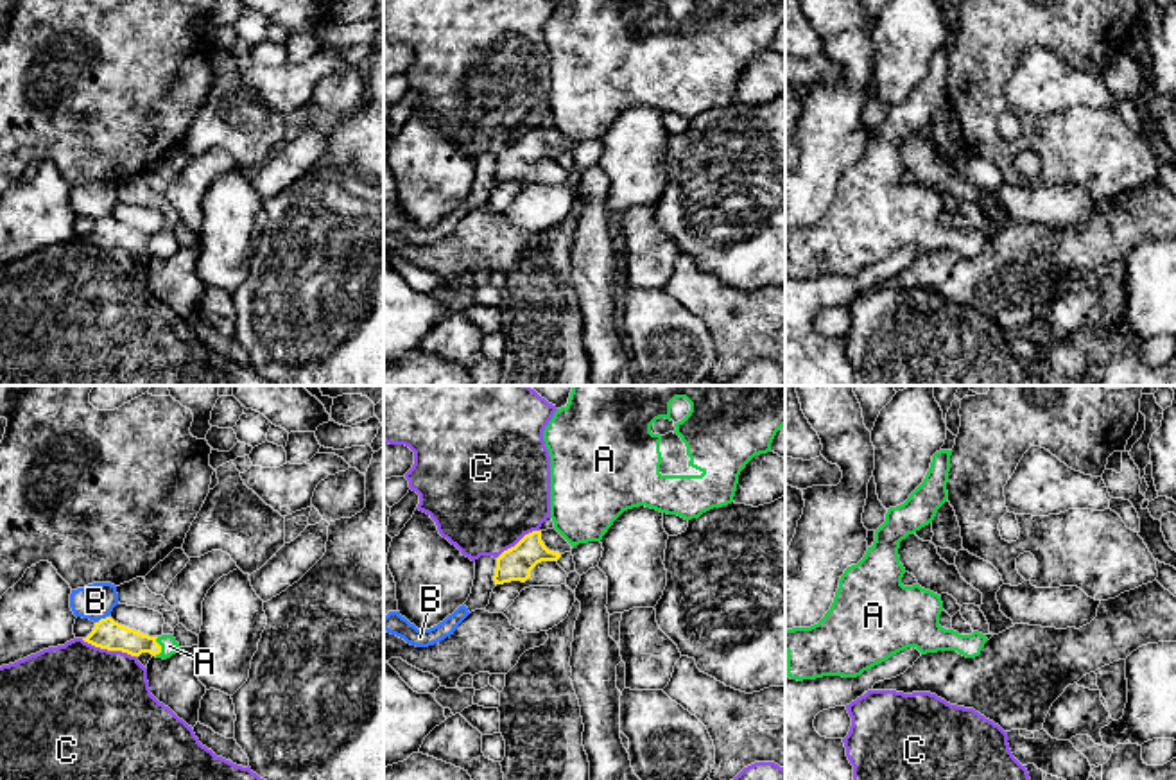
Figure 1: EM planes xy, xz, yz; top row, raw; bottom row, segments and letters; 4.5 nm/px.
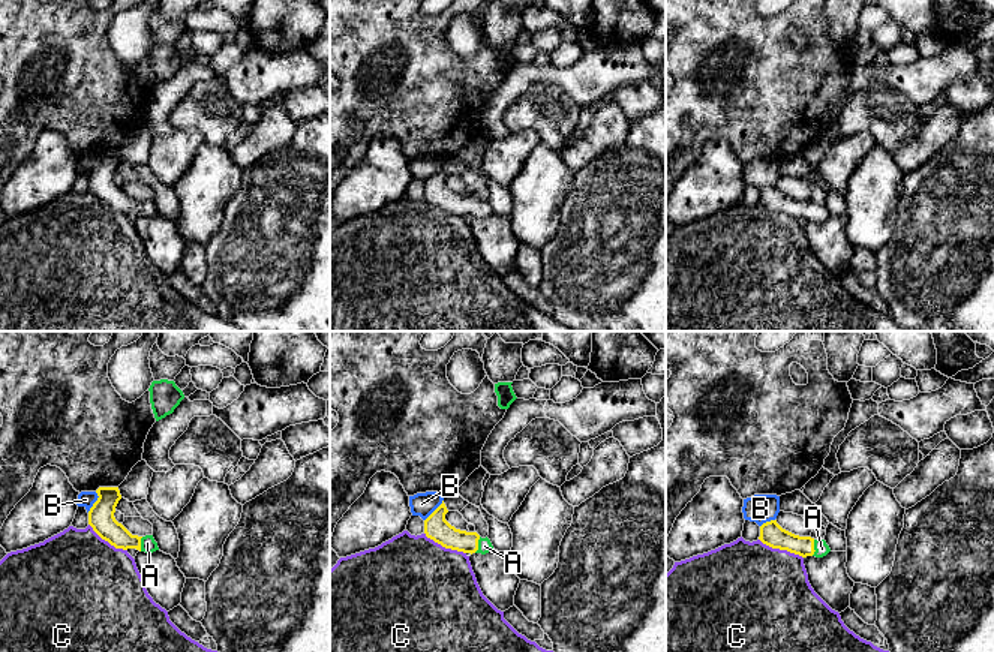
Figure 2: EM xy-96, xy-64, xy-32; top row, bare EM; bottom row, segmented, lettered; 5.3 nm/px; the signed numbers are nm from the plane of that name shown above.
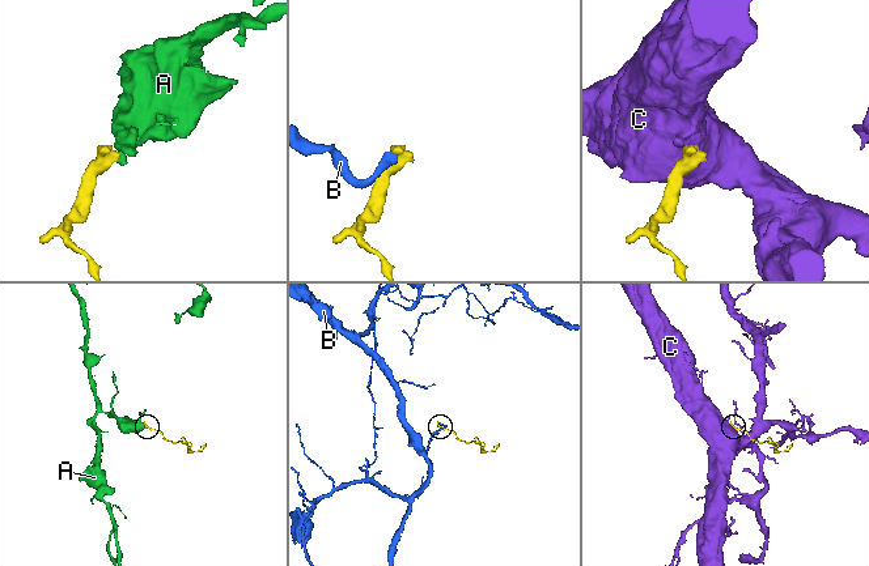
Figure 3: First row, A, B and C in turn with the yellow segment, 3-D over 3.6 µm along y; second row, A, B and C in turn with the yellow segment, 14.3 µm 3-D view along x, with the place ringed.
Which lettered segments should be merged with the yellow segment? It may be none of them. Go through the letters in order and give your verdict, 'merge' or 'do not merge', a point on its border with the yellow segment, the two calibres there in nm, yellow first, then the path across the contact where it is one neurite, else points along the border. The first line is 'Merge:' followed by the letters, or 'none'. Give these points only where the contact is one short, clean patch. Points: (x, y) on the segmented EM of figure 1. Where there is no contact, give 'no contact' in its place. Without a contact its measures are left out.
Merge: A
A: merge; meets yellow in xy at (160, 648); 130 nm thick on the yellow side, 80 nm on the other; runs through xy (110, 635), (160, 648), (169, 646)
B: do not merge; meets yellow in xy at (101, 619); 130 nm thick on the yellow side, 160 nm on the other; border along xy (108, 615), (95, 623)
C: do not merge; meets yellow in xy at (108, 650); 130 nm thick on the yellow side, 500 nm on the other

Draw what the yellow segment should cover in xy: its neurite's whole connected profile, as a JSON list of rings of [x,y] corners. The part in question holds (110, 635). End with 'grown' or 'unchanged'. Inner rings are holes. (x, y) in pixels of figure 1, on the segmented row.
[[[111,617],[95,622],[93,631],[82,640],[108,651],[122,651],[131,656],[151,653],[163,660],[181,649],[174,635],[149,637],[115,622]]]; grown

